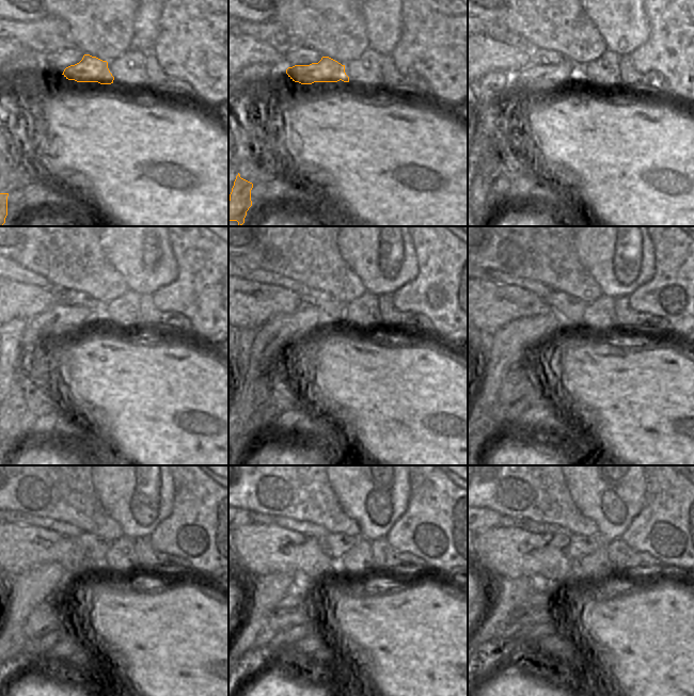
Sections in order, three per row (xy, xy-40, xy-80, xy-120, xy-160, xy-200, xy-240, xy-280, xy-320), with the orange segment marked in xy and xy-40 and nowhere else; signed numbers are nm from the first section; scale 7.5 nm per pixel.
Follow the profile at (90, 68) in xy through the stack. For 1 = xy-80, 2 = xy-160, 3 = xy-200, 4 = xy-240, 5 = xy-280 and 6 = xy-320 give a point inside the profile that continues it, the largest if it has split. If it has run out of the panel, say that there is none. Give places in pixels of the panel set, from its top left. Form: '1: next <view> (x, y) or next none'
1: next xy-80 (534, 78)
2: next xy-160 (254, 397)
3: next xy-200 (508, 345)
4: next xy-240 (42, 583)
5: next xy-280 (266, 592)
6: next xy-320 (497, 592)

